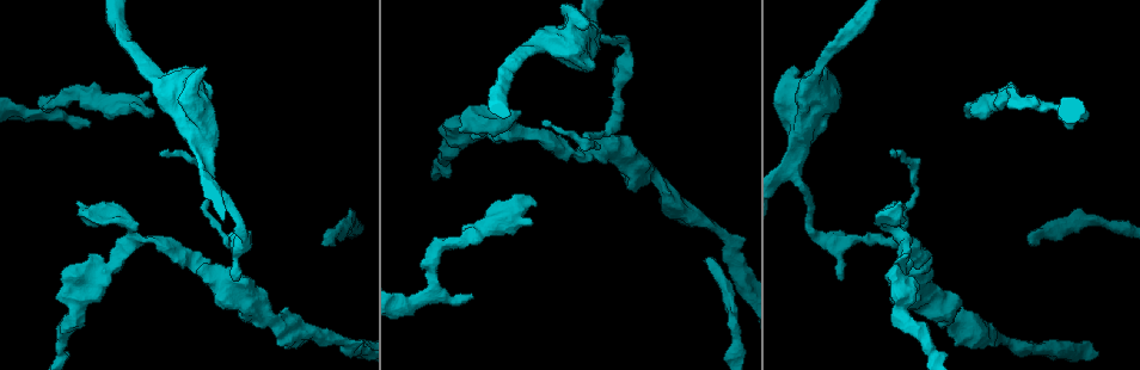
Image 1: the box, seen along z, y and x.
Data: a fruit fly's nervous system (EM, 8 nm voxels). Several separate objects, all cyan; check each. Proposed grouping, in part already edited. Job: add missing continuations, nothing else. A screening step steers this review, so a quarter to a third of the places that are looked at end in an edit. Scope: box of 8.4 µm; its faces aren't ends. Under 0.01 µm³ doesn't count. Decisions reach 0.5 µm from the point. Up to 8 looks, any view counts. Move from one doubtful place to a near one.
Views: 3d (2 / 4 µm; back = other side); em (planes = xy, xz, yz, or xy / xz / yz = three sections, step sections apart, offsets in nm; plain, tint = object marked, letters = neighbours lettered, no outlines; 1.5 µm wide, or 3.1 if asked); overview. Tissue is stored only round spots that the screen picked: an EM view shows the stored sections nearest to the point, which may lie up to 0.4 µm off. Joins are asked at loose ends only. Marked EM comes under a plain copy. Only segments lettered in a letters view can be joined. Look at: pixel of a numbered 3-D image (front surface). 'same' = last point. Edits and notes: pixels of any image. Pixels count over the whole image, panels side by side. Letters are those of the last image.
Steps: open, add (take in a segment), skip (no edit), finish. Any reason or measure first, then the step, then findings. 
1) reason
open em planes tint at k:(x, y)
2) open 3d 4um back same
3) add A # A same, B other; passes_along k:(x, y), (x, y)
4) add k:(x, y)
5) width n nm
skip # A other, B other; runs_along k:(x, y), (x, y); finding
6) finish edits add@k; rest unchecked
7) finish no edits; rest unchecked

an open end
open 3d 2um at 1:(546, 121)

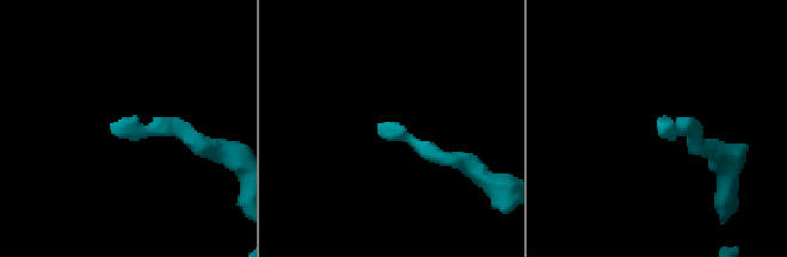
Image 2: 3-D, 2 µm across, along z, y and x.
open em planes letters at 2:(110, 127)

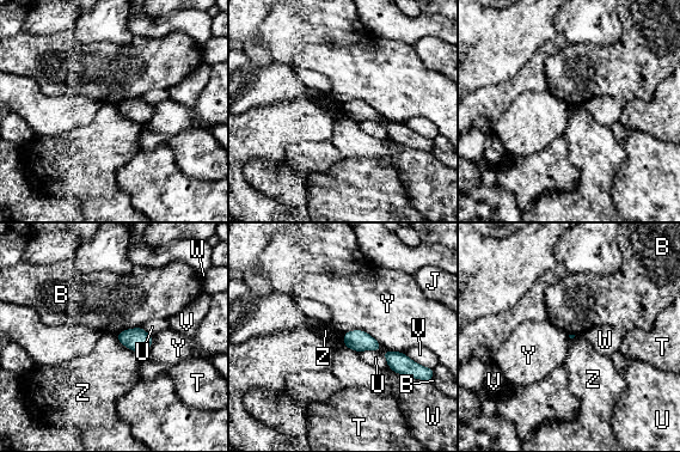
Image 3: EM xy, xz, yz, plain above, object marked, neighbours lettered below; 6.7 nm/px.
skip # B other, J other, T other, U other, V other, W other, Y other, Z other; border 3:(115, 335), (124, 346), (140, 354); none of them fits

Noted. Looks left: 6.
open em planes letters at 1:(472, 296)

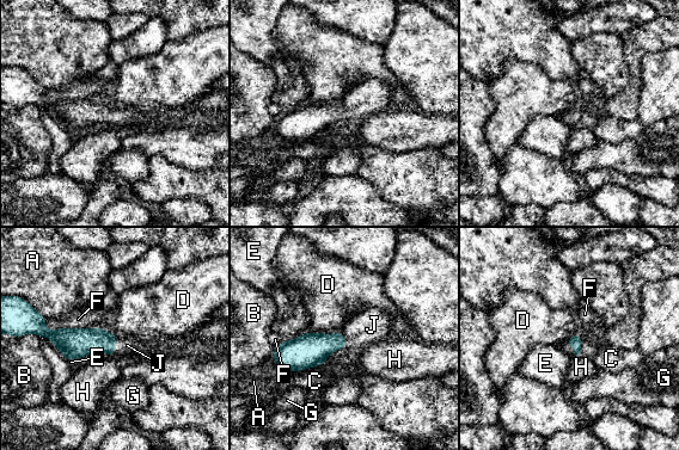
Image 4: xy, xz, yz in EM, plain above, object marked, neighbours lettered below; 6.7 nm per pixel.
add J # A other, B other, C other, D other, E other, F other, G other, H other, J same; passes_along 4:(79, 343), (116, 344), (127, 345); it goes on there

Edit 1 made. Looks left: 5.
open overview

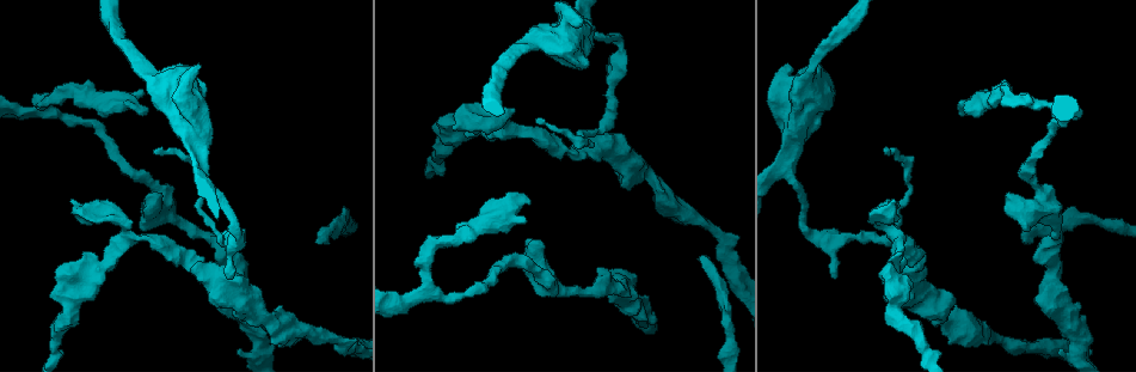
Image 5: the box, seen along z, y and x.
an open end
open em xy step 8 tint at 5:(317, 243)

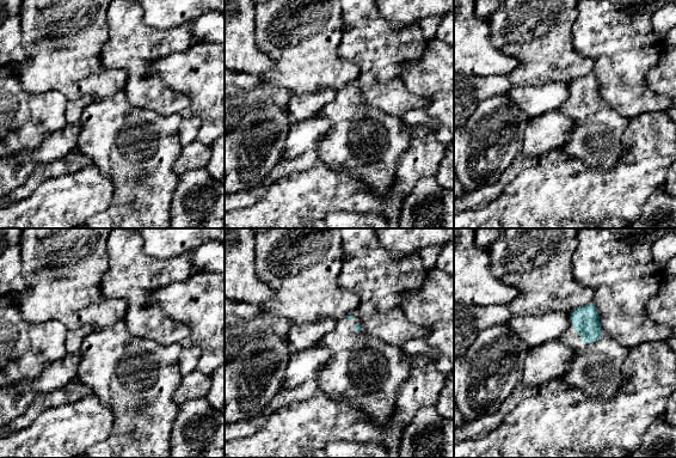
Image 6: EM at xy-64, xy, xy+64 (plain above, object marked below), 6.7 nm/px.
open em planes letters same

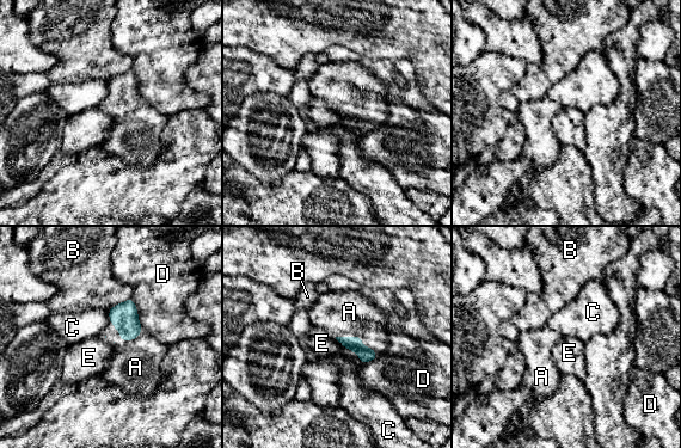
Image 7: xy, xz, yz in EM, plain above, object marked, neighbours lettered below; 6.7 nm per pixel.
add A # A same, B other, C other, D other, E other; passes_along 7:(123, 317), (133, 338), (135, 367); the cell continues

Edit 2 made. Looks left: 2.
finish edits add@4, add@7; rest unchecked

